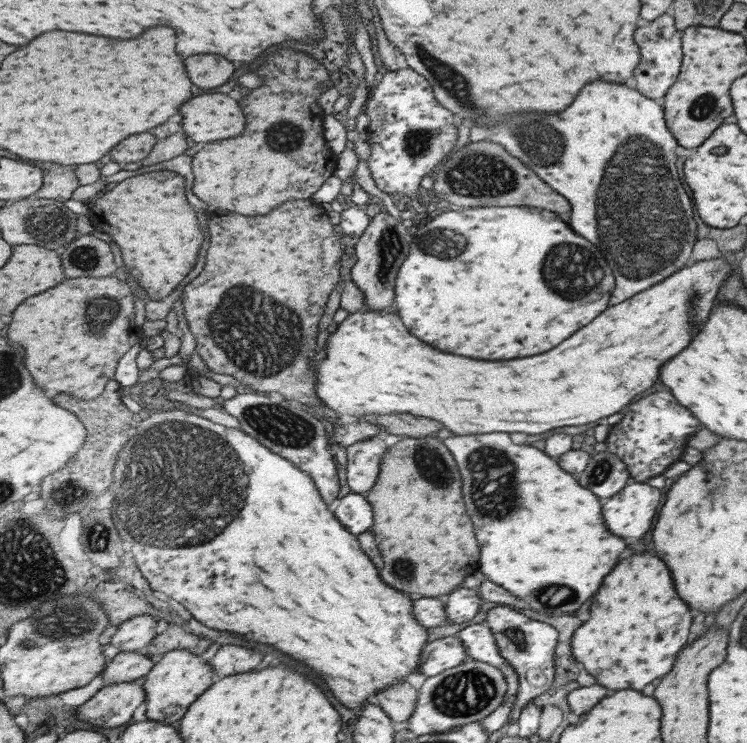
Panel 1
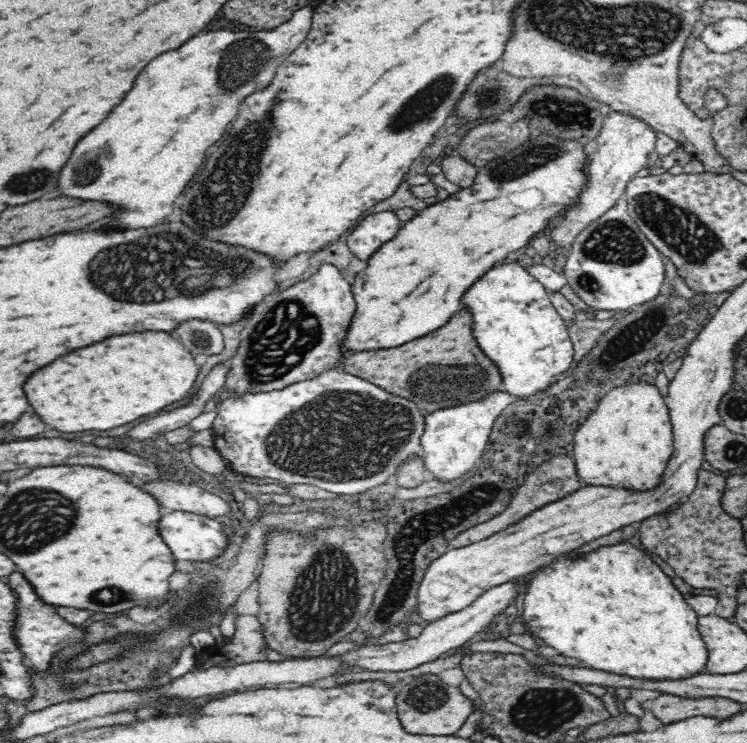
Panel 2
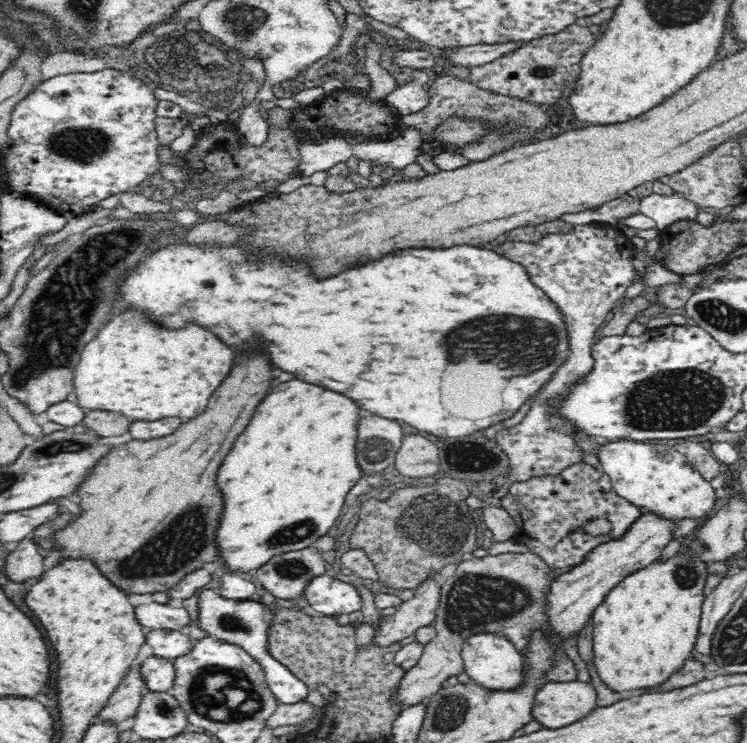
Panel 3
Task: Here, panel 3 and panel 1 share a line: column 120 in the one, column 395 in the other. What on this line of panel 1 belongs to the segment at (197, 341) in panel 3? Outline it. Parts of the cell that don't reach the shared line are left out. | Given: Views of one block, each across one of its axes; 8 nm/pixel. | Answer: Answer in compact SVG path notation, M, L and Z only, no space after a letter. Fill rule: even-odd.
M723 258L697 261L631 296L629 300L607 308L601 316L597 316L597 320L593 320L593 324L581 328L573 340L565 340L565 344L551 348L547 354L499 362L445 354L415 338L397 314L373 312L369 306L365 306L348 313L349 318L341 322L337 334L329 338L329 360L323 360L317 372L317 396L339 416L349 414L359 419L367 414L413 414L441 420L451 432L461 436L489 432L543 434L559 426L595 422L599 418L617 414L633 400L635 394L651 388L657 382L659 366L689 344L689 336L693 336L693 322L695 326L705 322L717 289L731 271L731 266ZM693 294L695 312L691 318L687 308Z

